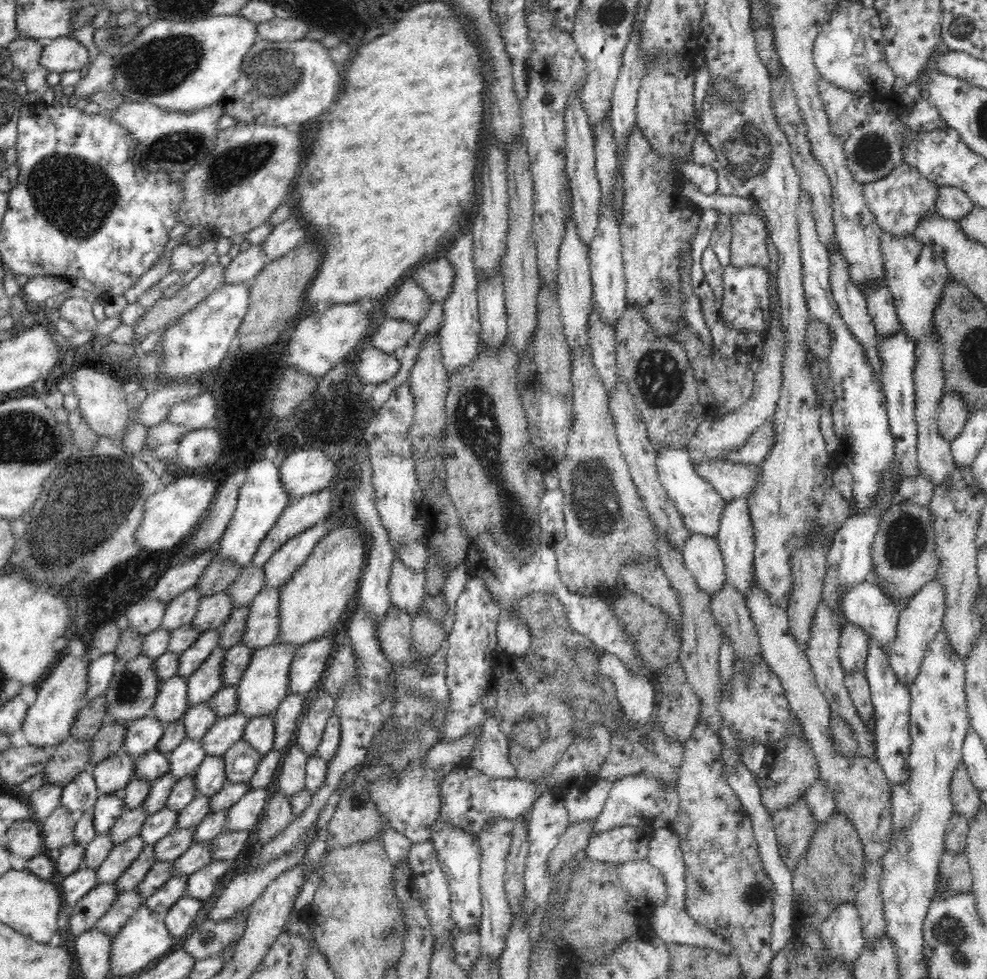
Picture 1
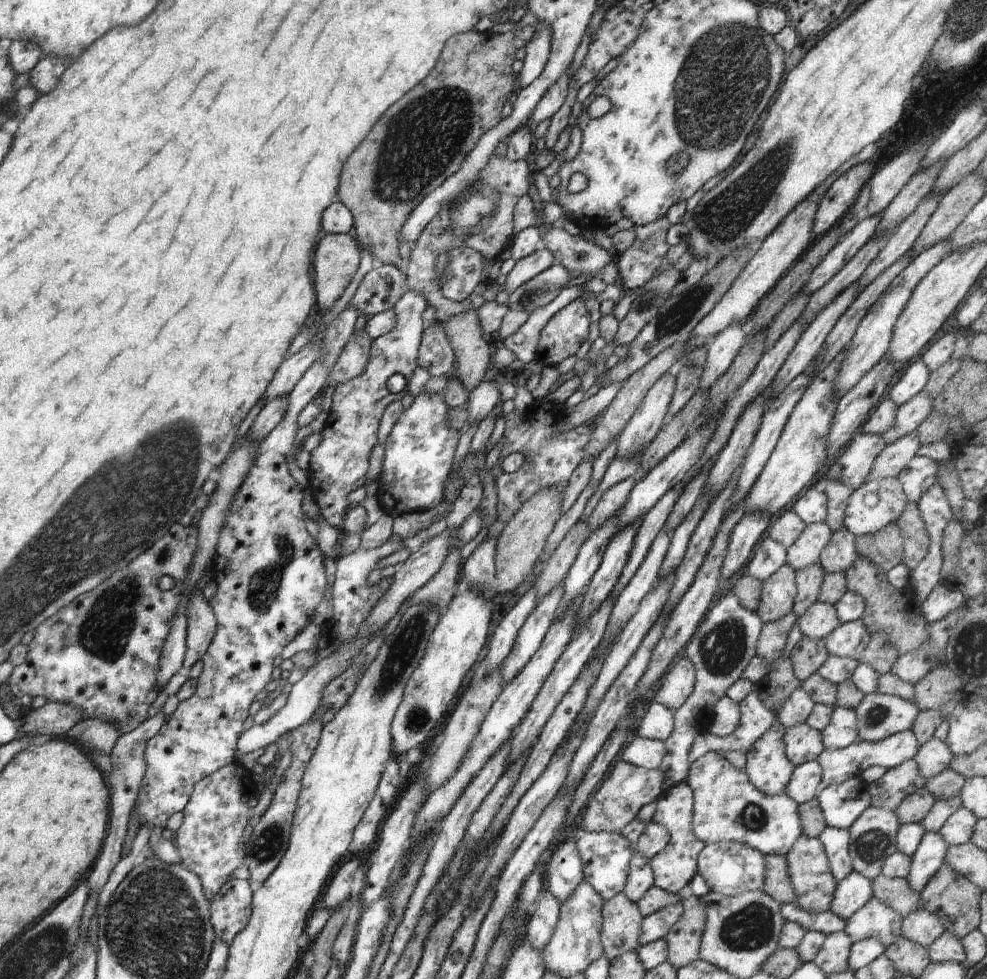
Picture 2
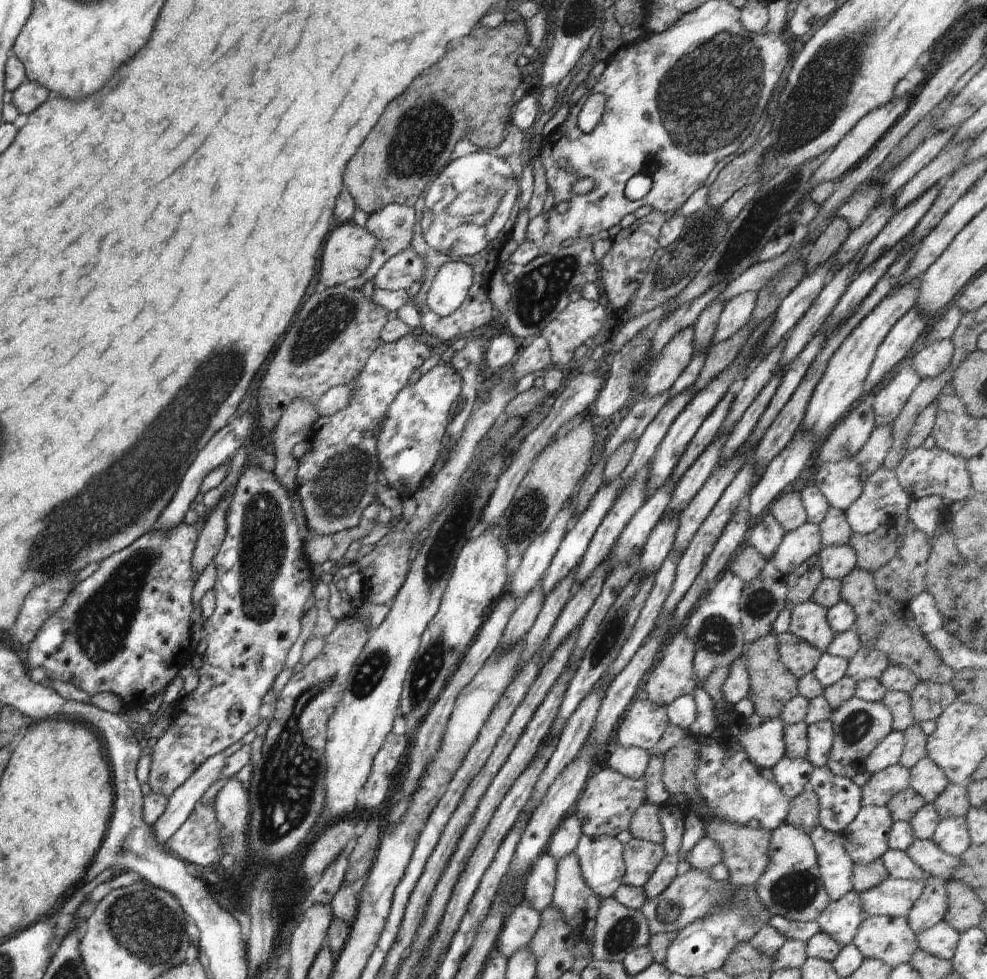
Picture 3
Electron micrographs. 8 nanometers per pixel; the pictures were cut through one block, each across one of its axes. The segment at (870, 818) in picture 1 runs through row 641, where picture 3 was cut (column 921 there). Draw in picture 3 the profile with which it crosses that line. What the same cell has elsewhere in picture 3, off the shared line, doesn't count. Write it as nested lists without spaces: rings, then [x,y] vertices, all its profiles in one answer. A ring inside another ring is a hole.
[[[929,757],[910,769],[910,788],[920,794],[926,803],[934,803],[948,784],[943,771]]]

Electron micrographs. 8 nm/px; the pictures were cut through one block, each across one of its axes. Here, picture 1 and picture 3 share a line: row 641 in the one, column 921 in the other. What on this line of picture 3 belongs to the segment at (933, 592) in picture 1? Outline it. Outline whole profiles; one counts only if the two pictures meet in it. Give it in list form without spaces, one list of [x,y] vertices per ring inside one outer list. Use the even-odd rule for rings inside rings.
[[[928,877],[926,882],[922,895],[912,906],[906,919],[916,936],[943,921],[947,912],[947,881]]]

